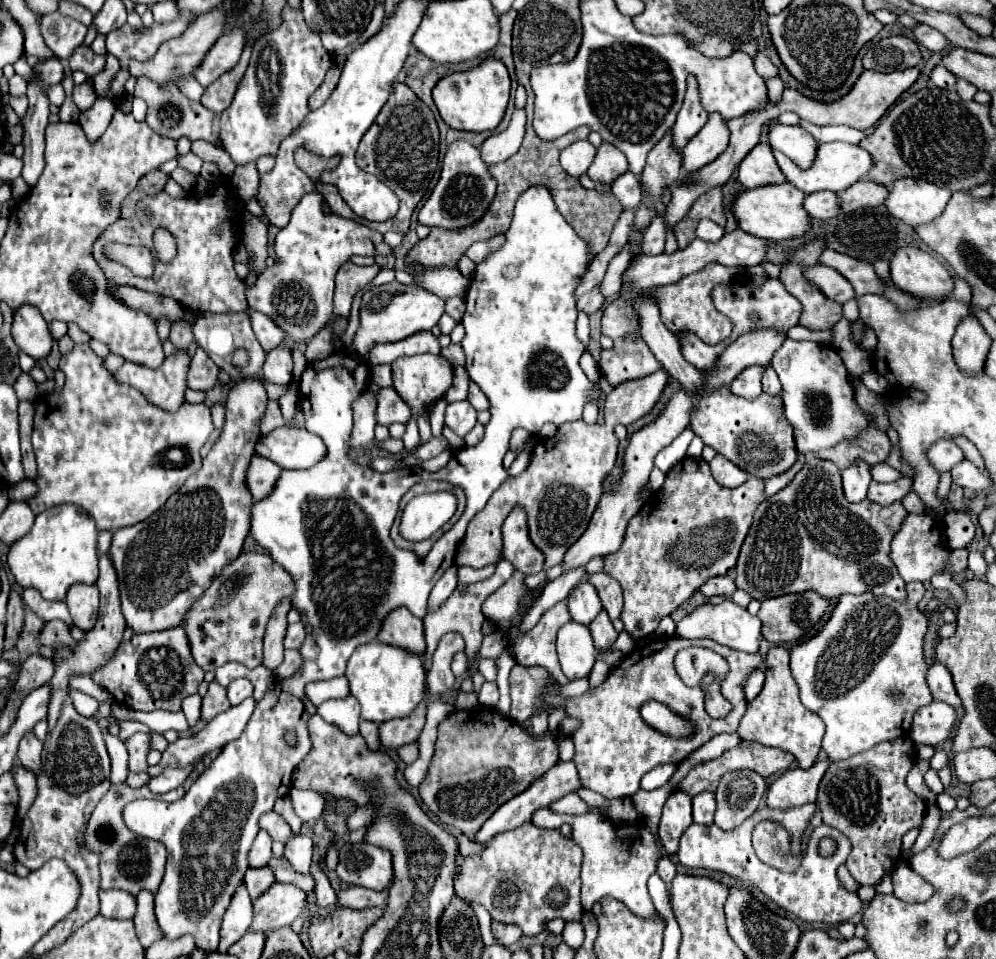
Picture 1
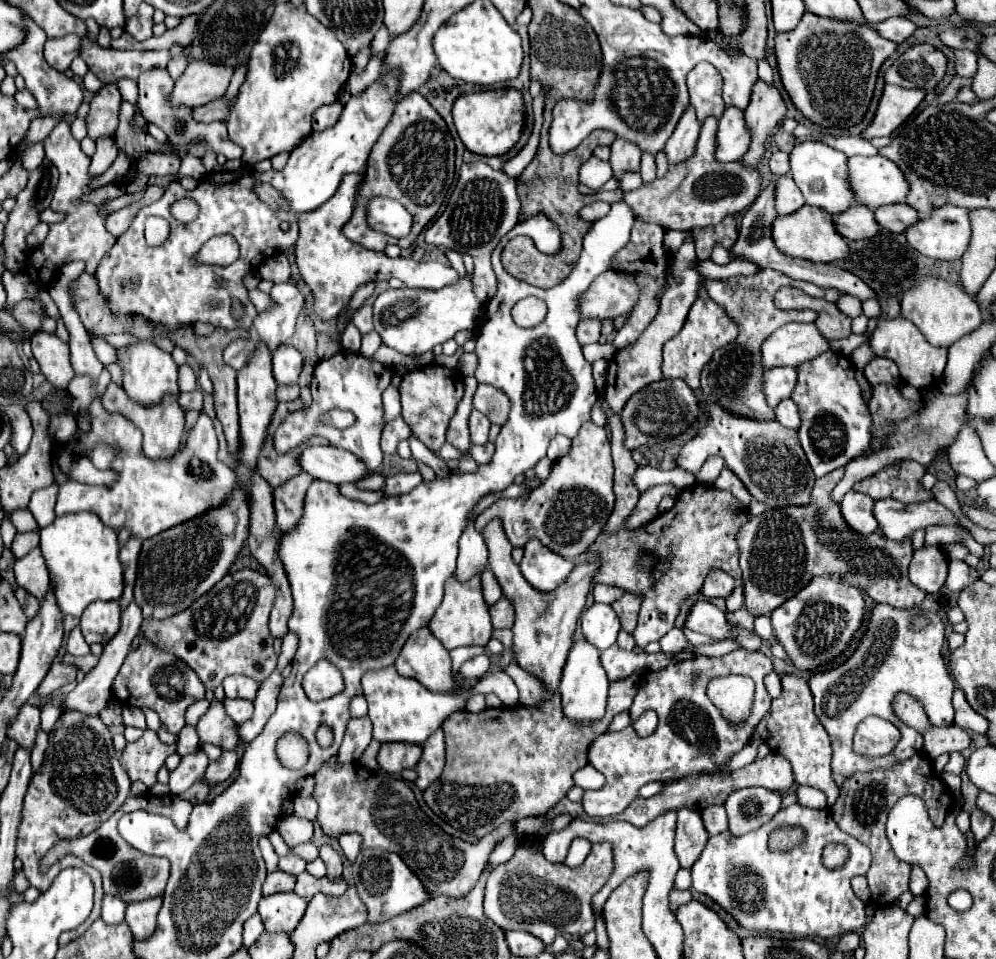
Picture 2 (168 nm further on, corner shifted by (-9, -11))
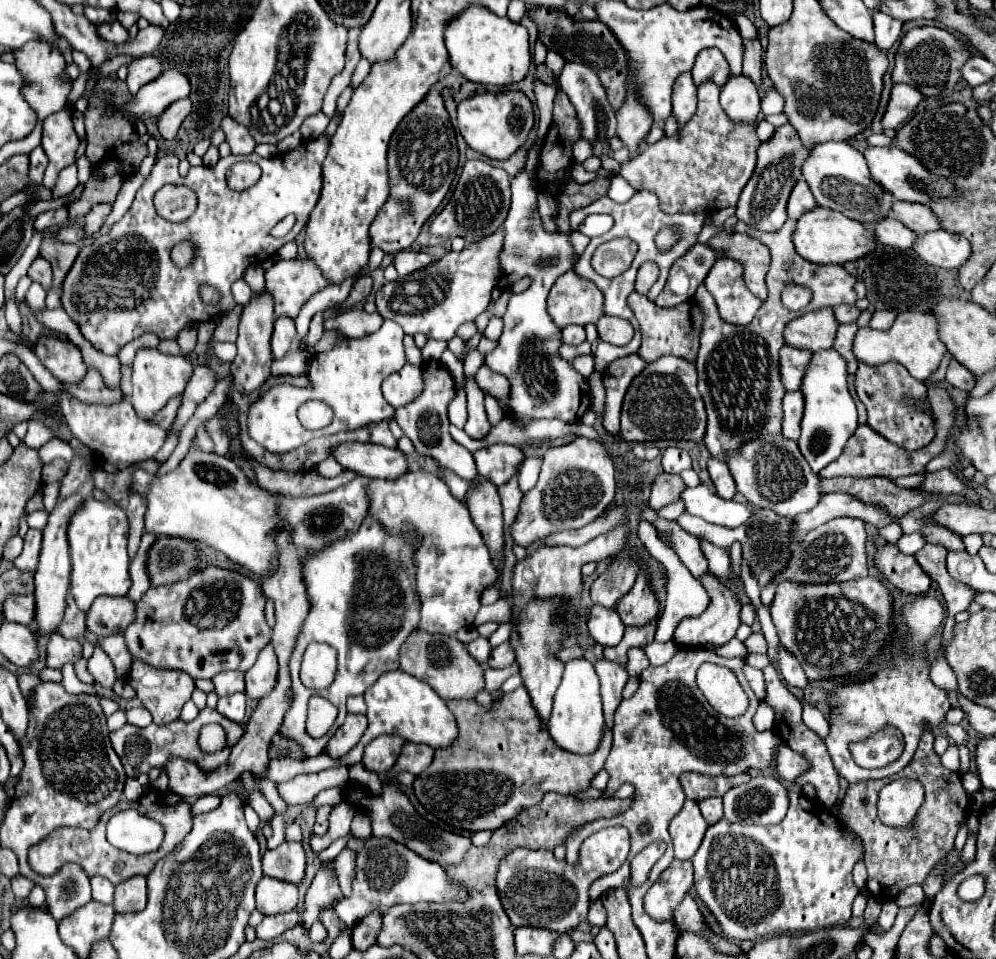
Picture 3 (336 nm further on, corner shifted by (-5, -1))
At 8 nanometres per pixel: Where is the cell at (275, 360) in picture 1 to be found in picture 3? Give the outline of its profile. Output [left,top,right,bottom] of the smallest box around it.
[271,315,295,359]

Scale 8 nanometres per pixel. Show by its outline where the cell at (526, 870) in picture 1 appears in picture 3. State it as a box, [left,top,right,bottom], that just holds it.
[497,827,629,933]

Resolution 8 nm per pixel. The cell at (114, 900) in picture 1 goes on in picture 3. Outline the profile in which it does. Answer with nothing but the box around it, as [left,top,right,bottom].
[91,877,113,905]

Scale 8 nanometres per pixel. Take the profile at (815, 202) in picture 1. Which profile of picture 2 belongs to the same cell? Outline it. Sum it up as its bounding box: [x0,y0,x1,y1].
[833,205,879,239]

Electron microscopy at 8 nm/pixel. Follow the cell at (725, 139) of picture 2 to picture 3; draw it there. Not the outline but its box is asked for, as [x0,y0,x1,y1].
[721,75,761,123]

